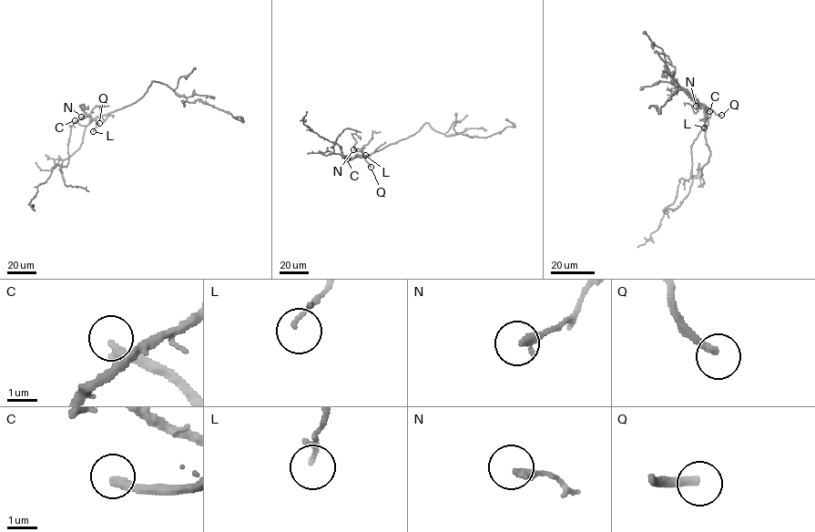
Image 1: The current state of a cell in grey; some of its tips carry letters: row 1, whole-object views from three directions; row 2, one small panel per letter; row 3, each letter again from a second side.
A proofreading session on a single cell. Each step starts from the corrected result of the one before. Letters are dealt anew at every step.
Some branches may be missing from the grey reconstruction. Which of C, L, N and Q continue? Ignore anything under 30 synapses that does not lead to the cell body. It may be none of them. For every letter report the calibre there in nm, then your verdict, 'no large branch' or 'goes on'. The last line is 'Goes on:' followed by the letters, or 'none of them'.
C: calibre 280 nm; no large branch
L: calibre 110 nm; no large branch
N: calibre 260 nm; no large branch
Q: calibre 260 nm; goes on
Goes on: Q

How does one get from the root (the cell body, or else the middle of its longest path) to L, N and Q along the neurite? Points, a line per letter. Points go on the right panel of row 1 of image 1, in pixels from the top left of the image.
L: (690, 97), (704, 106), (704, 127)
N: (690, 97), (705, 107), (697, 105), (693, 101), (696, 98), (696, 106)
Q: (690, 97), (708, 110), (721, 115)

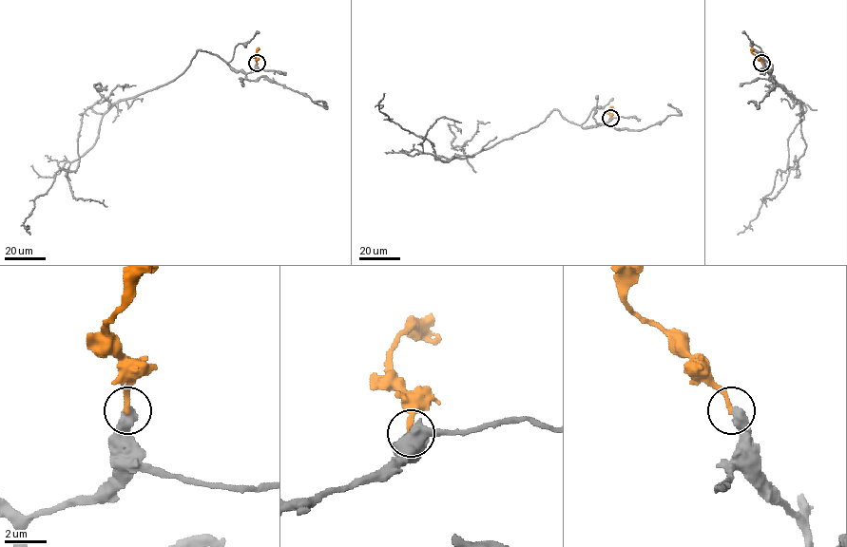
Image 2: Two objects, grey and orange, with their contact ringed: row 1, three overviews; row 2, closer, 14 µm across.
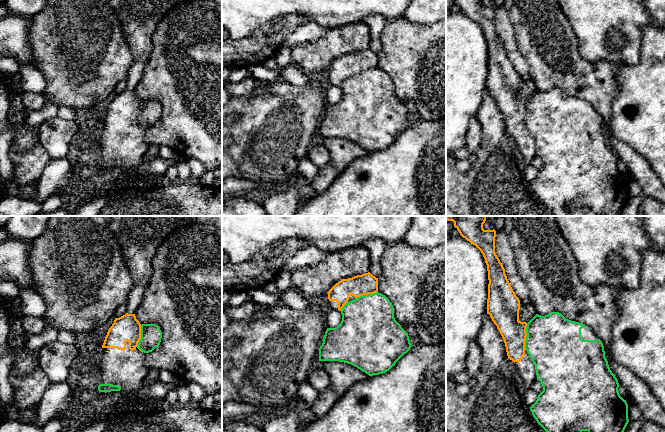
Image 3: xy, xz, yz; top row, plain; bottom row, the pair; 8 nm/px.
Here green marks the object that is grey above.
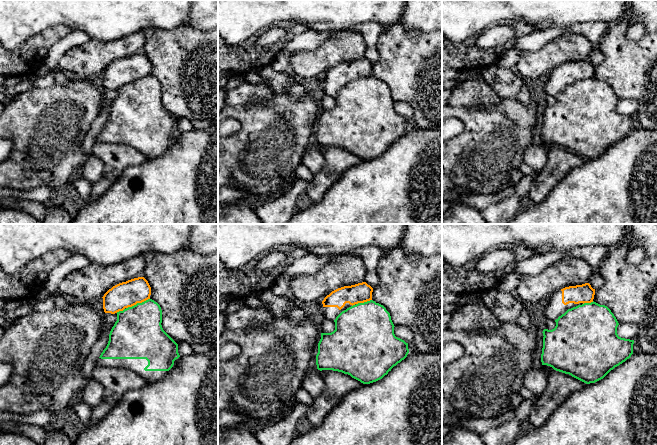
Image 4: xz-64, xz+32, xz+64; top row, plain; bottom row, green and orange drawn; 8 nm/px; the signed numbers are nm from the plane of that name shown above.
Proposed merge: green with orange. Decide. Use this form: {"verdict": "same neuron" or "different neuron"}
{"verdict": "same neuron"}

